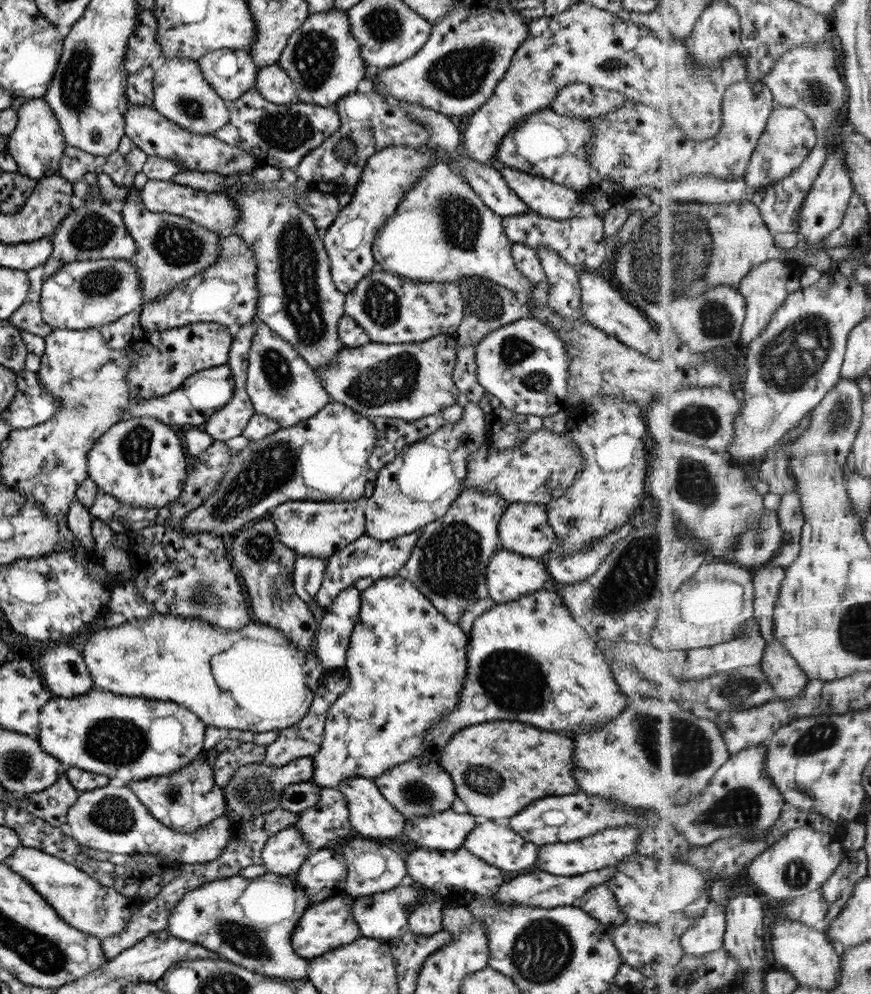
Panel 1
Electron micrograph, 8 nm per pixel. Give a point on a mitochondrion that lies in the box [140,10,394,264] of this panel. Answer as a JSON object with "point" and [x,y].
{"point":[314,55]}

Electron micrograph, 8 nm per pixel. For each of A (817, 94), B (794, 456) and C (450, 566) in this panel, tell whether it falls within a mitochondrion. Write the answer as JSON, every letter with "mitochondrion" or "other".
{"A":"mitochondrion","B":"other","C":"mitochondrion"}

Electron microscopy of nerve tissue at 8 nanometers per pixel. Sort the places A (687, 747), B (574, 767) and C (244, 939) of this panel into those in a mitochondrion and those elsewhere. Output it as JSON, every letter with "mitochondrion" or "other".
{"A":"mitochondrion","B":"other","C":"mitochondrion"}

